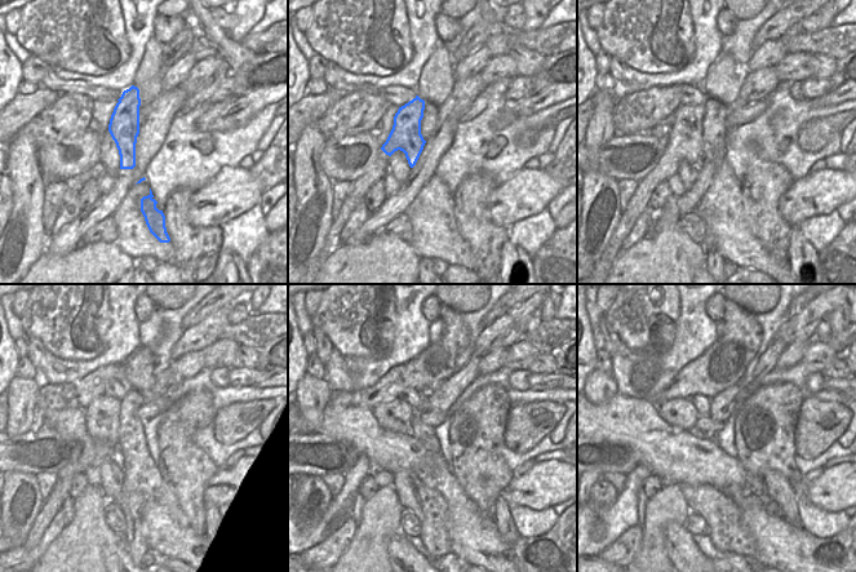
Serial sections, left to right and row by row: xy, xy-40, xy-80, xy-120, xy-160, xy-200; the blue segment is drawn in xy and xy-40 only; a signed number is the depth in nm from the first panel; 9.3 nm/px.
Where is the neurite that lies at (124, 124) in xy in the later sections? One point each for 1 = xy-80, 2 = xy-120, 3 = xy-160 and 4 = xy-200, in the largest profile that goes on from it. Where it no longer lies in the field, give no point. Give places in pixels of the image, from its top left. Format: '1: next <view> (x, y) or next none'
1: next xy-80 (684, 136)
2: next xy-120 (102, 416)
3: next xy-160 (395, 415)
4: next xy-200 (679, 412)

